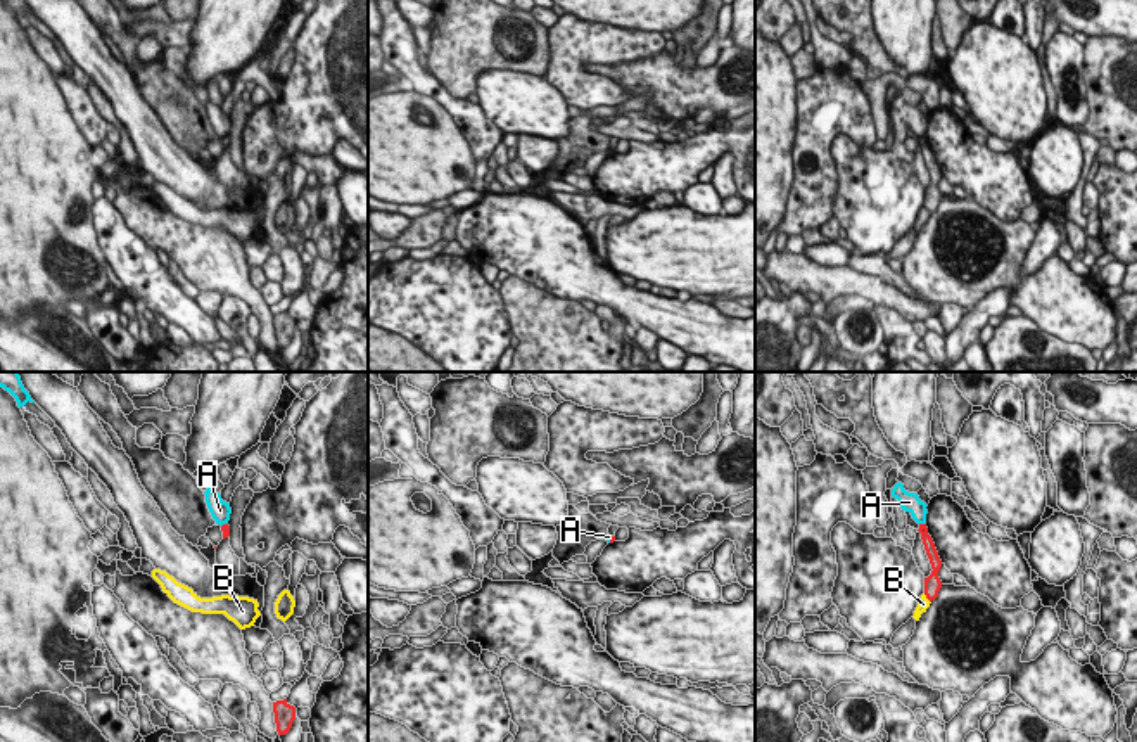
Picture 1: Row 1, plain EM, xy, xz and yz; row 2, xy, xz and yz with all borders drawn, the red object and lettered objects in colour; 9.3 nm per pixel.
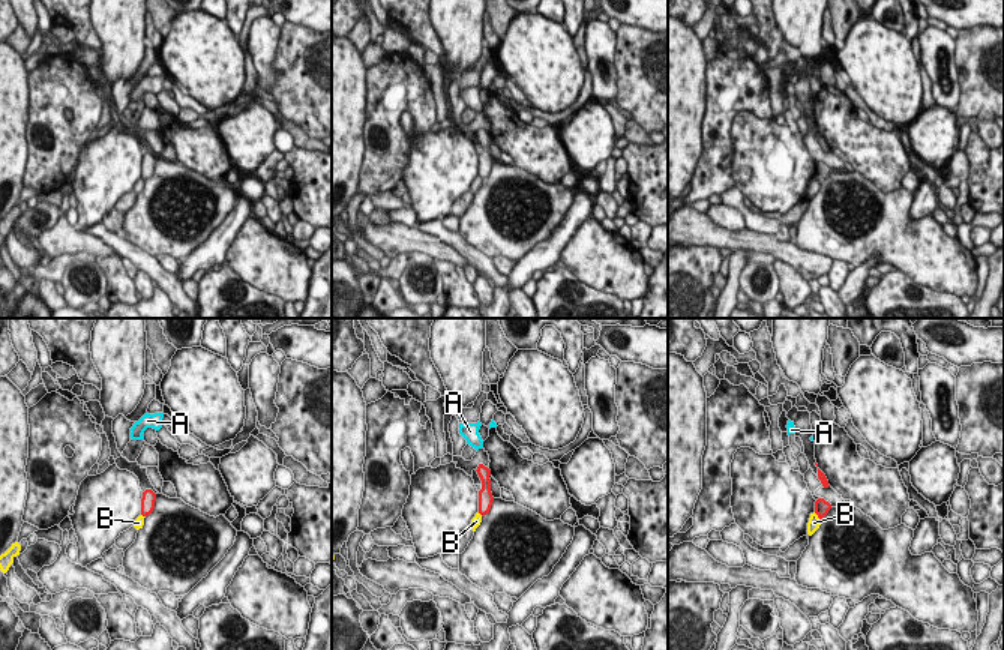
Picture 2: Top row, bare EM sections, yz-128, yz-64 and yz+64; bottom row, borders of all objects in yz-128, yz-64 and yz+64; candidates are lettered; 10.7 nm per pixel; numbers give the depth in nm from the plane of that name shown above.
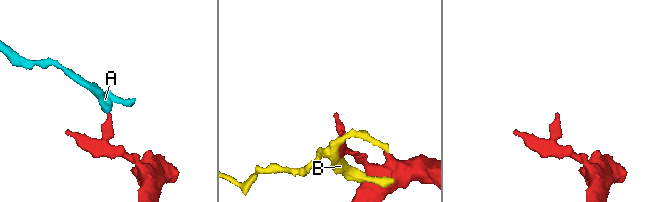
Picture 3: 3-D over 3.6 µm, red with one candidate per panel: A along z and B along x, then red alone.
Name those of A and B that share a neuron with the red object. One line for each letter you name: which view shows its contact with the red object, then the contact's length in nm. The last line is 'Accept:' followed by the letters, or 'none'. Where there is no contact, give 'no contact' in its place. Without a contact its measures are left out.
Accept: none

